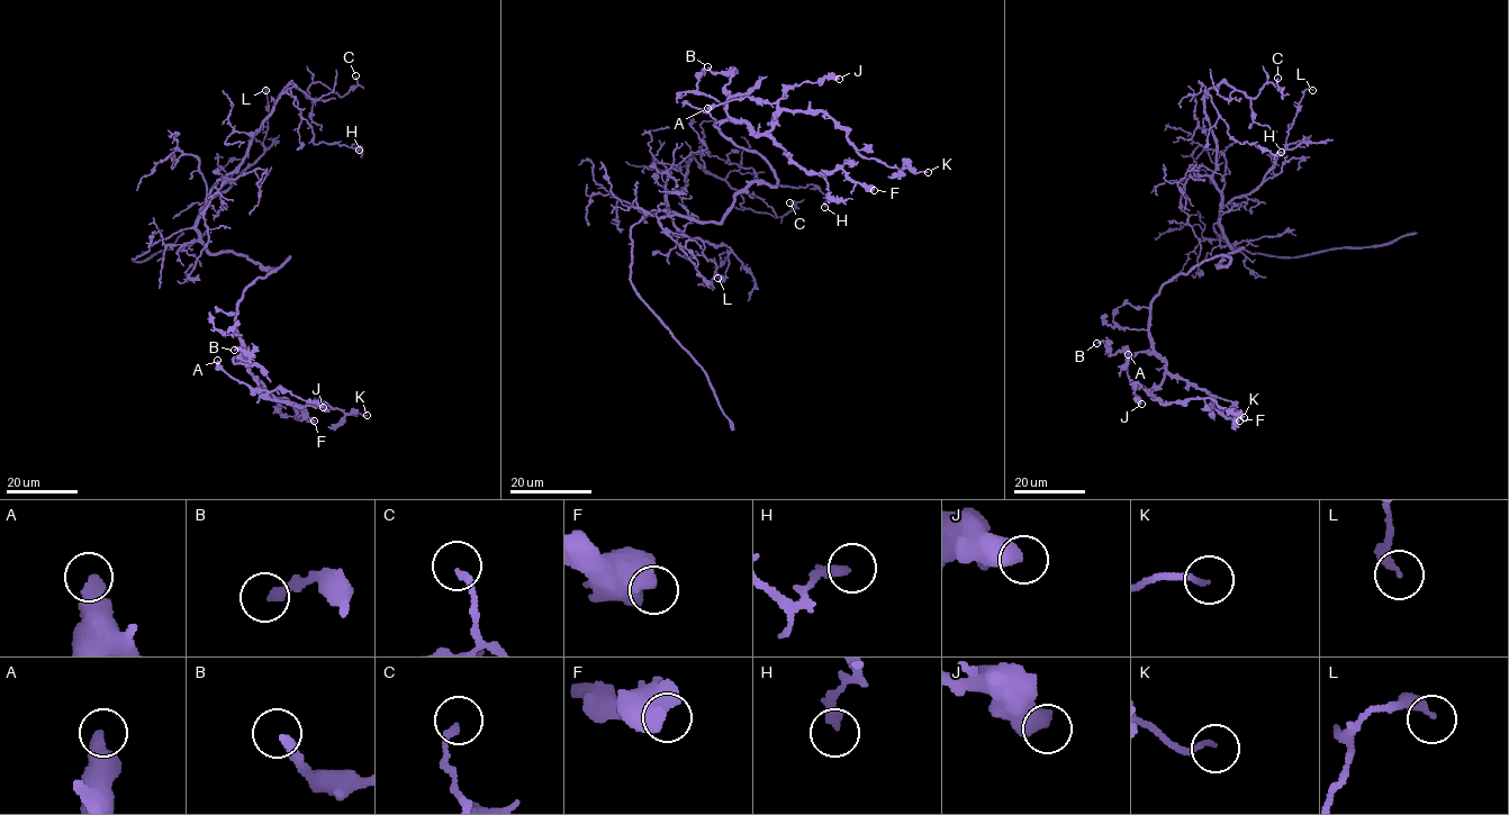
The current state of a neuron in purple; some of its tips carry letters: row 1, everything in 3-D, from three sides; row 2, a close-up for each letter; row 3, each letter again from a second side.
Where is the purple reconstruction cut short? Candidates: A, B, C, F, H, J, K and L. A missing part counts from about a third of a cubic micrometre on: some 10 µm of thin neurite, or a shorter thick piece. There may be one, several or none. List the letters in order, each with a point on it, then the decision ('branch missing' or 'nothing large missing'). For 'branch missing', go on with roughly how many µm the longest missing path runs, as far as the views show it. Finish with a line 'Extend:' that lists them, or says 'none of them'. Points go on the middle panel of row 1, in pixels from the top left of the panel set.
A: at (707, 108); nothing large missing
B: at (707, 66); nothing large missing
C: at (789, 202); nothing large missing
F: at (874, 190); nothing large missing
H: at (824, 207); nothing large missing
J: at (839, 79); nothing large missing
K: at (928, 172); nothing large missing
L: at (717, 278); nothing large missing
Extend: none of them

